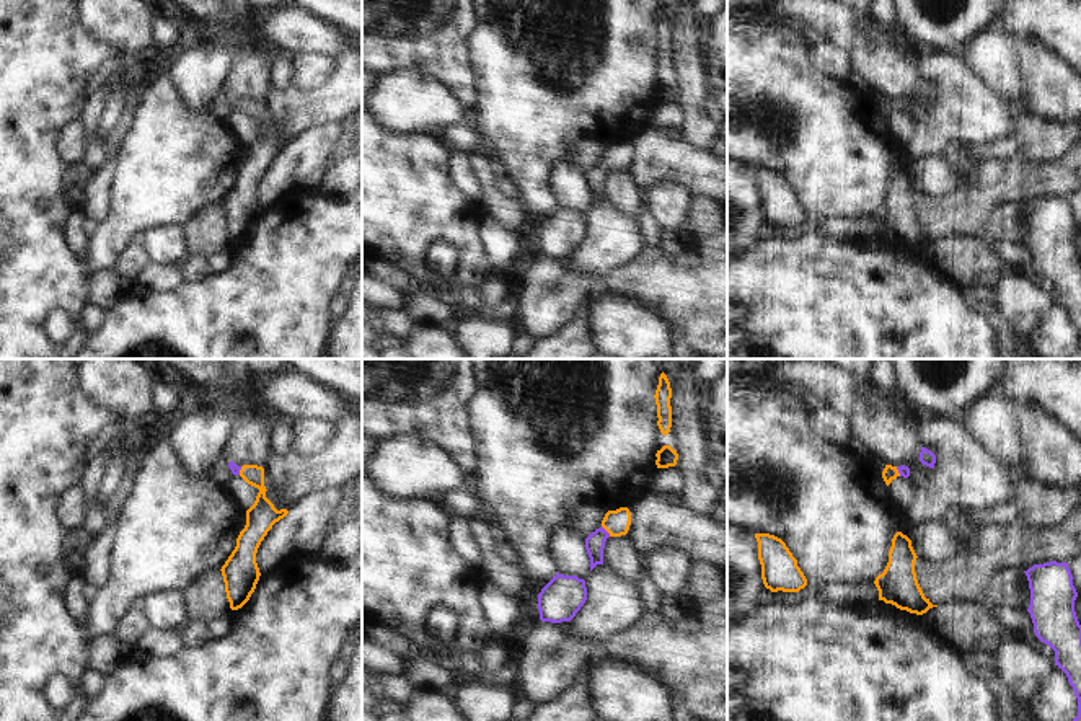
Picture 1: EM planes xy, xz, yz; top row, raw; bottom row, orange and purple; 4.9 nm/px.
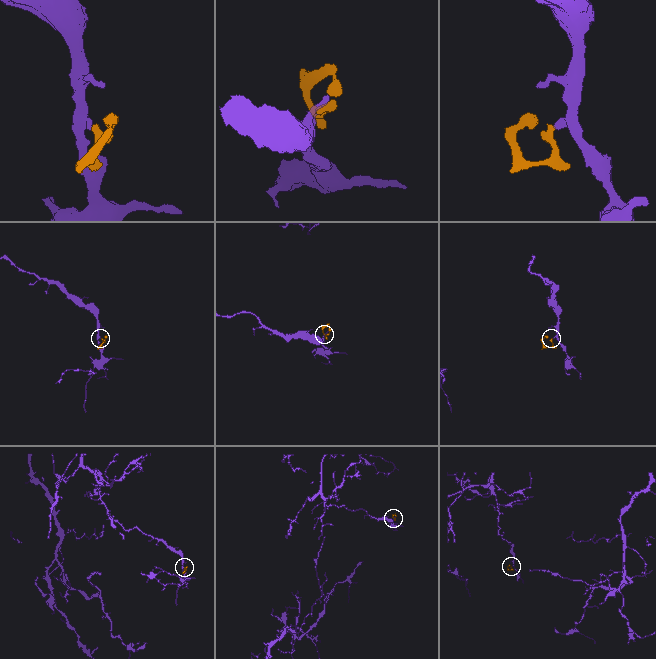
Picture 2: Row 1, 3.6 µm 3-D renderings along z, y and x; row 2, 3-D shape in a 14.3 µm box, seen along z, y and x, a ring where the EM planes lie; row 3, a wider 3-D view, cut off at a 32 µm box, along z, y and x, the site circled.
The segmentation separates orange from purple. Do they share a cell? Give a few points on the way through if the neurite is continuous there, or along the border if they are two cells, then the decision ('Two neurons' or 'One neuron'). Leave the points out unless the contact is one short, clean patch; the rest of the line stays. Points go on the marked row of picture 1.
Path across: xz (617, 522), (605, 529), (595, 542). One neuron.

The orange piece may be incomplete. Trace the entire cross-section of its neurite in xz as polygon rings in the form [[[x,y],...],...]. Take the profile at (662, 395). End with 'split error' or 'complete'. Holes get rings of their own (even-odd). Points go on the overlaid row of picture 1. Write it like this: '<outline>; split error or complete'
[[[664,372],[659,377],[659,385],[657,385],[654,398],[655,398],[657,418],[659,418],[657,426],[660,432],[667,436],[672,427],[672,406],[670,406],[672,388]]]; complete

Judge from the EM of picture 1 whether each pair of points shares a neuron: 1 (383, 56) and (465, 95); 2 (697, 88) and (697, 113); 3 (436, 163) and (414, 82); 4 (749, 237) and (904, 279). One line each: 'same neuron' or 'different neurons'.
1: same neuron
2: same neuron
3: different neurons
4: different neurons

